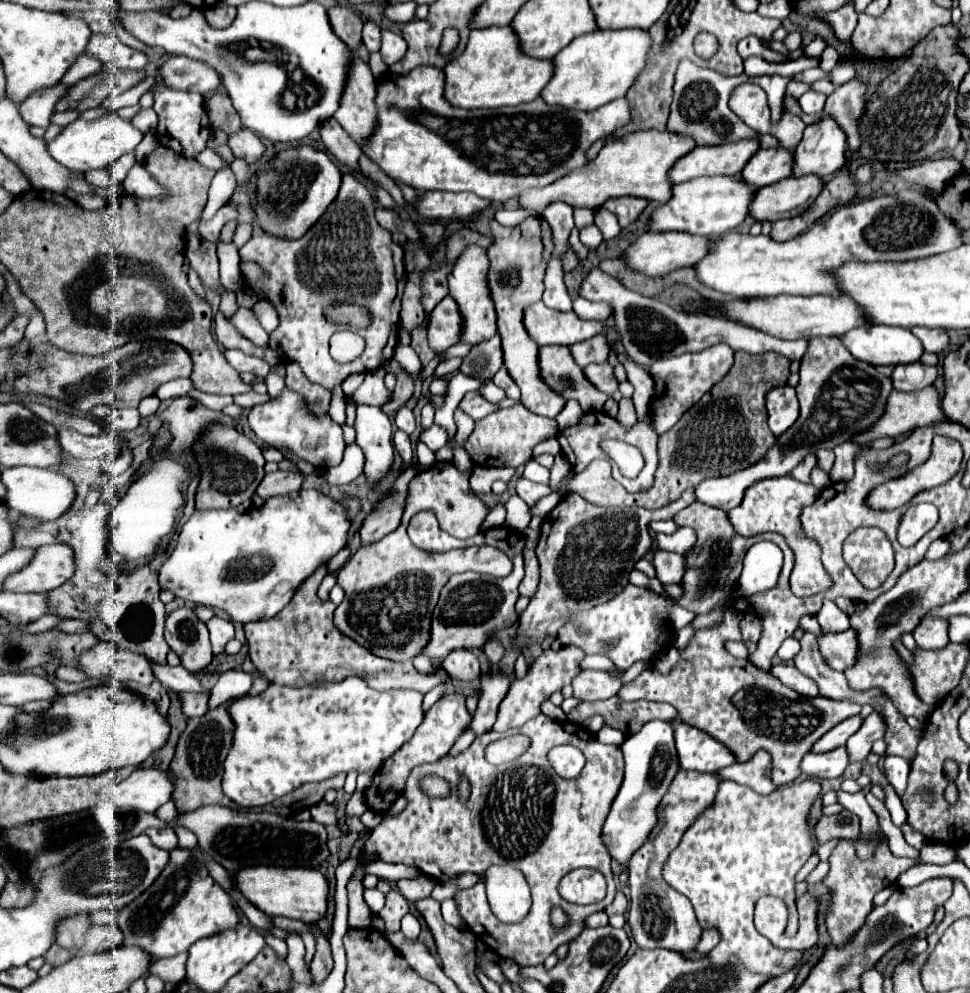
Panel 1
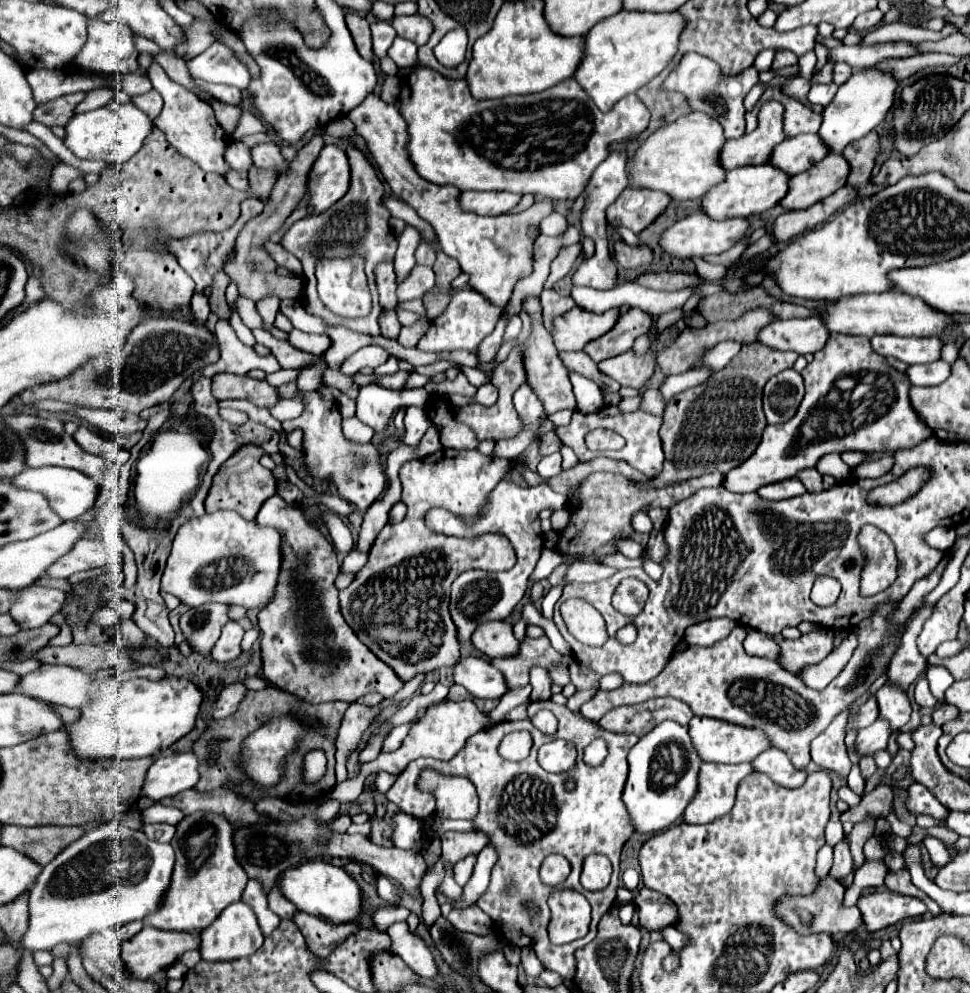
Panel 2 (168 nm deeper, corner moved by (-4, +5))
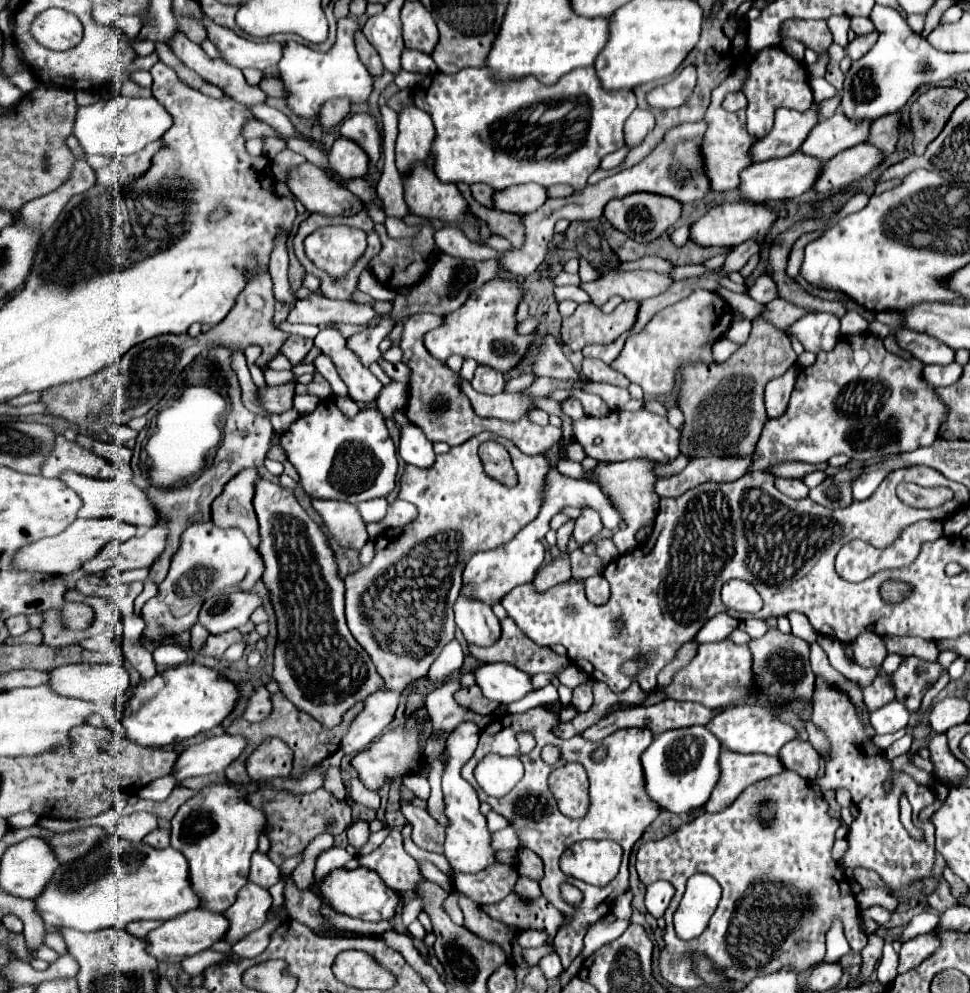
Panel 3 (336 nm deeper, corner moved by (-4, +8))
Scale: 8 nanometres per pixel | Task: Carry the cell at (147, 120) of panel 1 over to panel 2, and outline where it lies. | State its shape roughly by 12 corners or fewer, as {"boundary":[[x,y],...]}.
{"boundary":[[151,89],[145,95],[133,95],[151,119],[159,115],[163,105],[159,93]]}

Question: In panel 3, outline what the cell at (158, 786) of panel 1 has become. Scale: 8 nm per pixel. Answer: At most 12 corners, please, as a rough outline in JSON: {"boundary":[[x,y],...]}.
{"boundary":[[221,734],[179,754],[177,782],[223,776],[243,752],[243,736]]}

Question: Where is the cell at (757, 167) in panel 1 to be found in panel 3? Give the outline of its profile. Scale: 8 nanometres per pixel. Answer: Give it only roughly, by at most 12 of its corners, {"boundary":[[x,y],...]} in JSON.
{"boundary":[[821,120],[801,150],[819,160],[865,142],[869,120]]}

